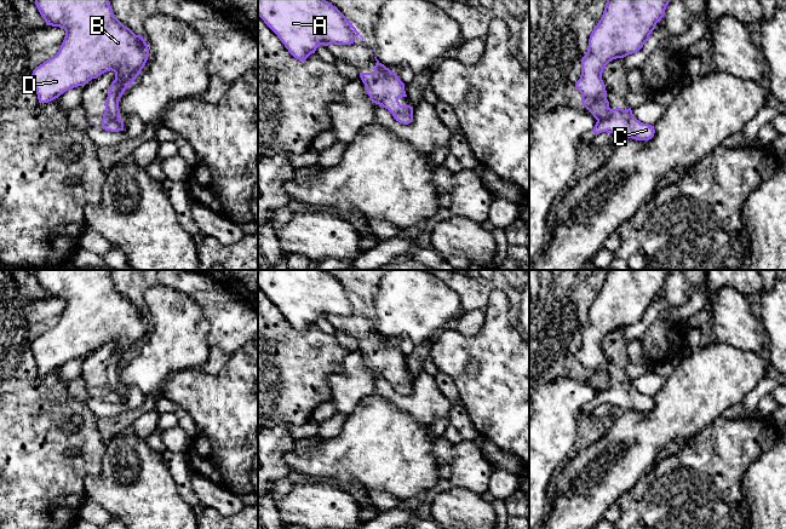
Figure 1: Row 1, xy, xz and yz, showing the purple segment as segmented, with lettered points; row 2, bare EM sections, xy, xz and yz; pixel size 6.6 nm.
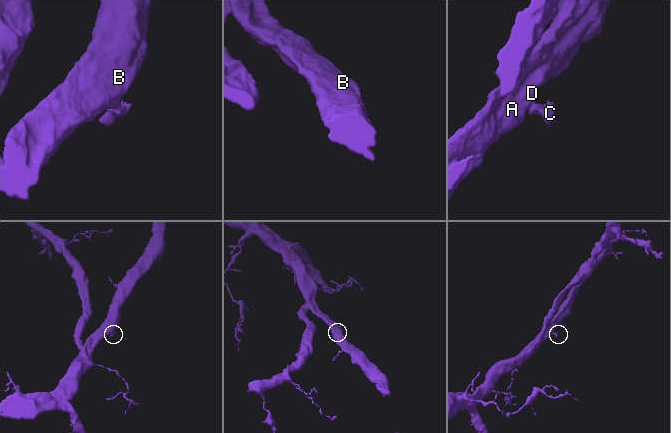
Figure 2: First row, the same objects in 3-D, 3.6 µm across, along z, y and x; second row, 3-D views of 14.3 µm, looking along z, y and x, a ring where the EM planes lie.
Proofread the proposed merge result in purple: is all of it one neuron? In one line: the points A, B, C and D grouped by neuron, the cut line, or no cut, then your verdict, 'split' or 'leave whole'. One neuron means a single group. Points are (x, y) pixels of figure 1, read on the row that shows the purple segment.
A B D / C; cut in yz along (610, 109), (597, 121); split

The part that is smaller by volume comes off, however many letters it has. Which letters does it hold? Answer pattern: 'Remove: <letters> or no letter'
Remove: C

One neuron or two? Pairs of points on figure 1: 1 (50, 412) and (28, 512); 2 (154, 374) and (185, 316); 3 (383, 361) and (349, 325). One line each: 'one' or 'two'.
1: one
2: one
3: one

